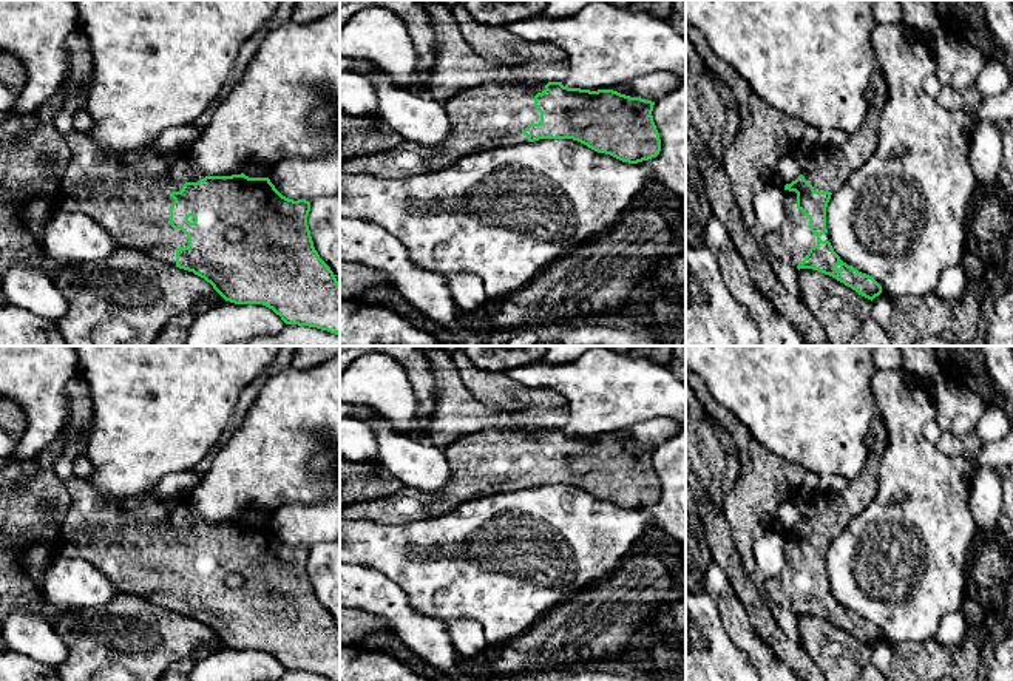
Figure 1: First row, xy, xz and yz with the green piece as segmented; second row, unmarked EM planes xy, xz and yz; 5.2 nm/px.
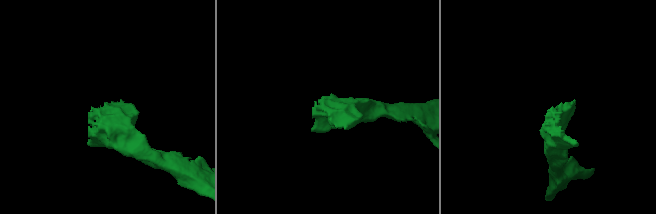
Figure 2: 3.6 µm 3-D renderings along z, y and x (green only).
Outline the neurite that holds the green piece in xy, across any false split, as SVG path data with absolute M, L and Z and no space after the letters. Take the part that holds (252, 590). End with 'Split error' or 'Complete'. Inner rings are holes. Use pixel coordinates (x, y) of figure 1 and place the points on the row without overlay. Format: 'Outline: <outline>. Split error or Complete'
Outline: M85 479L66 482L69 496L56 550L94 565L119 593L136 595L161 608L193 618L235 650L263 650L286 670L310 672L340 681L340 628L313 593L307 562L310 548L283 542L269 523L205 522L191 517L185 499L156 499L147 494L119 500L103 499Z. Split error

